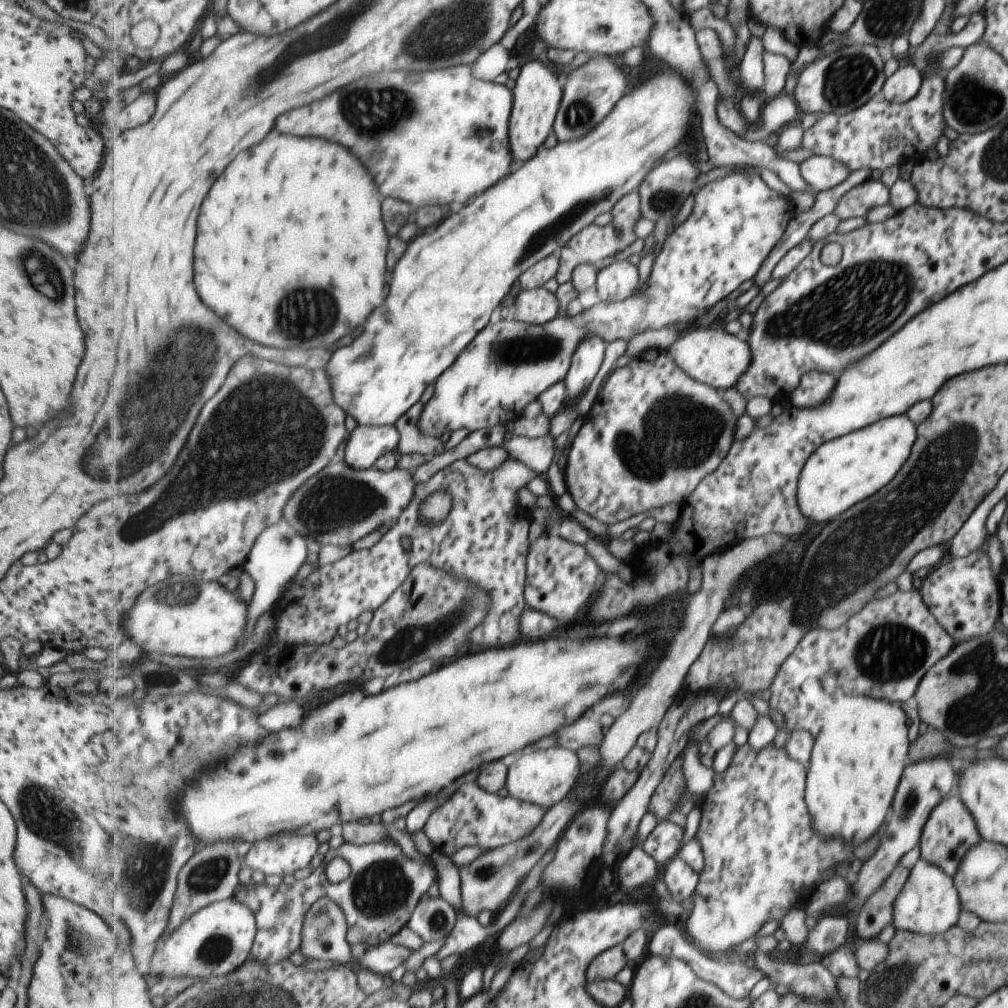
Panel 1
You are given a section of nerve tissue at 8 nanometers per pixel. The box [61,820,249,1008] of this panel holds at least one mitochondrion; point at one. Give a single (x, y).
(151, 864)

